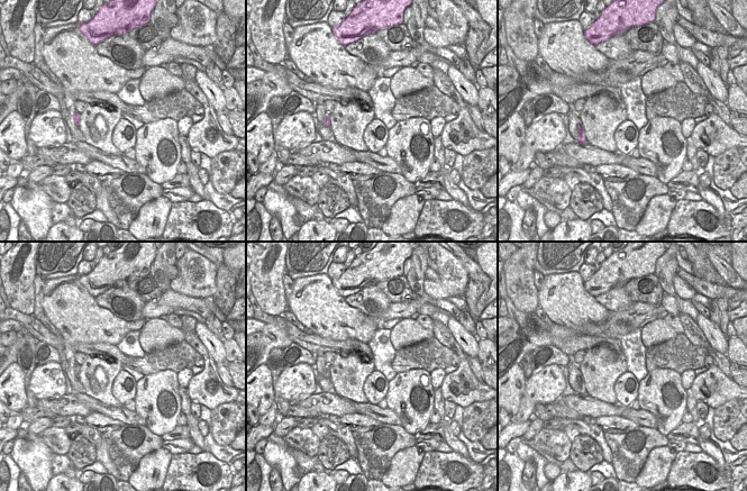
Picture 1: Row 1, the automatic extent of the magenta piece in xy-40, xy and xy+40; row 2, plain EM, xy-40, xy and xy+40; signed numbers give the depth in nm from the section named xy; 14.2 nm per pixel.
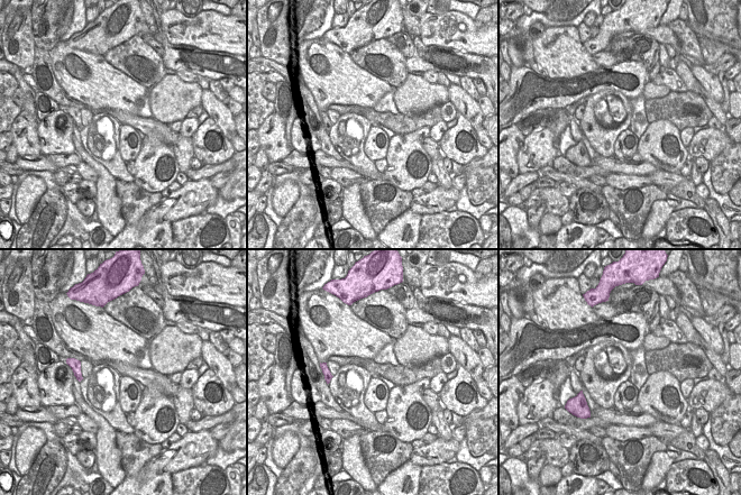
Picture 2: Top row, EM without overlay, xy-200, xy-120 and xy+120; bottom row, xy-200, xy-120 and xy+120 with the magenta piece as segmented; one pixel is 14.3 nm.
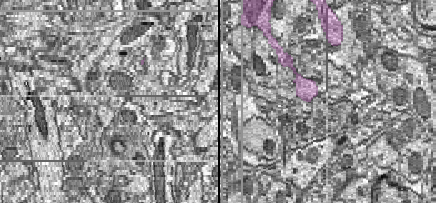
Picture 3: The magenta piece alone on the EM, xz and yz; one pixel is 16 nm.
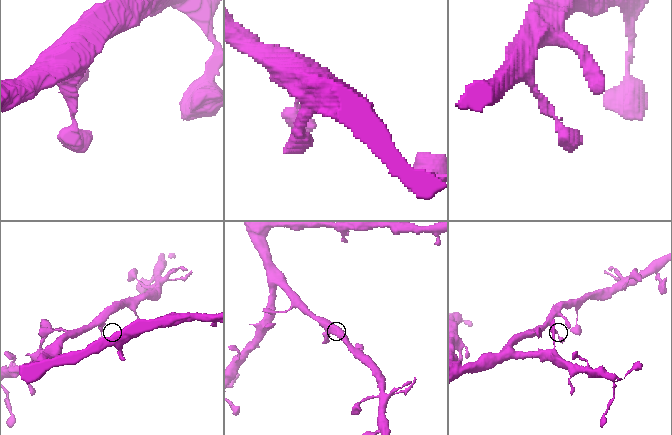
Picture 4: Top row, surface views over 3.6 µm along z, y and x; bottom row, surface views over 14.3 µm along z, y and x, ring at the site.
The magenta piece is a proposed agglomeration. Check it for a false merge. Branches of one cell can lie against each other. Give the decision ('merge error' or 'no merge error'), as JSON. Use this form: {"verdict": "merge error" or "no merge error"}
{"verdict": "no merge error"}

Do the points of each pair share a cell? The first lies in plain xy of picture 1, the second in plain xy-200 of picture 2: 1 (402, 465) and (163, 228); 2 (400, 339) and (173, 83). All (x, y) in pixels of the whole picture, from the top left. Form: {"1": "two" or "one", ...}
{"1": "one", "2": "one"}

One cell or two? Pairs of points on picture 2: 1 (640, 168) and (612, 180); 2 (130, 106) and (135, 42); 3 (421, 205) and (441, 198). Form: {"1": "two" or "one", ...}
{"1": "two", "2": "two", "3": "one"}

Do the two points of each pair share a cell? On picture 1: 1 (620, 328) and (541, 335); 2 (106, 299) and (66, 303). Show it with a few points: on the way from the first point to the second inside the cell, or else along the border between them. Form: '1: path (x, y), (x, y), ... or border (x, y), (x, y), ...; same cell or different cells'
1: path (601, 328), (561, 332); same cell
2: border (93, 298), (99, 306), (107, 308), (117, 316); different cells

